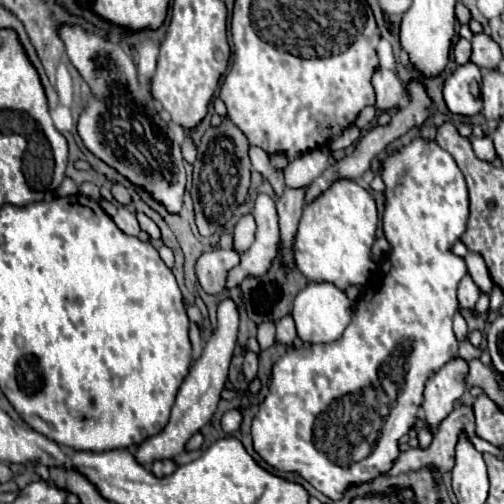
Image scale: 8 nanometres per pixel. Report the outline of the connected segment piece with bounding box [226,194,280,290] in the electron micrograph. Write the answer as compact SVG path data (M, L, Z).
M258 194L254 200L256 218L256 240L254 244L240 256L240 264L228 272L226 290L232 290L242 282L246 276L262 276L270 268L274 256L276 256L276 244L278 244L278 216L274 200L268 194Z

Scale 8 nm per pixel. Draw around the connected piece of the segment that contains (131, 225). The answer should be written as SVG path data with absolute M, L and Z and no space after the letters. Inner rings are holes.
M120 206L118 212L116 212L116 216L114 216L112 220L114 220L114 224L116 224L122 232L126 232L126 234L130 234L130 236L138 236L138 232L140 232L138 220L136 220L134 212L130 212L126 206Z

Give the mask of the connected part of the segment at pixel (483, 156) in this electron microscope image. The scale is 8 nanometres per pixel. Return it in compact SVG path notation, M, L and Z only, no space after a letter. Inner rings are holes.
M484 136L484 138L472 138L472 148L476 152L476 156L480 160L486 160L486 162L492 162L496 158L496 152L494 152L494 144L492 144L492 138L490 136Z

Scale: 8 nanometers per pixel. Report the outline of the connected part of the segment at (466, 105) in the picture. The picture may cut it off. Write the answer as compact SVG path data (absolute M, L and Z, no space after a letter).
M474 62L458 66L444 82L444 100L452 114L474 116L482 110L480 70Z

